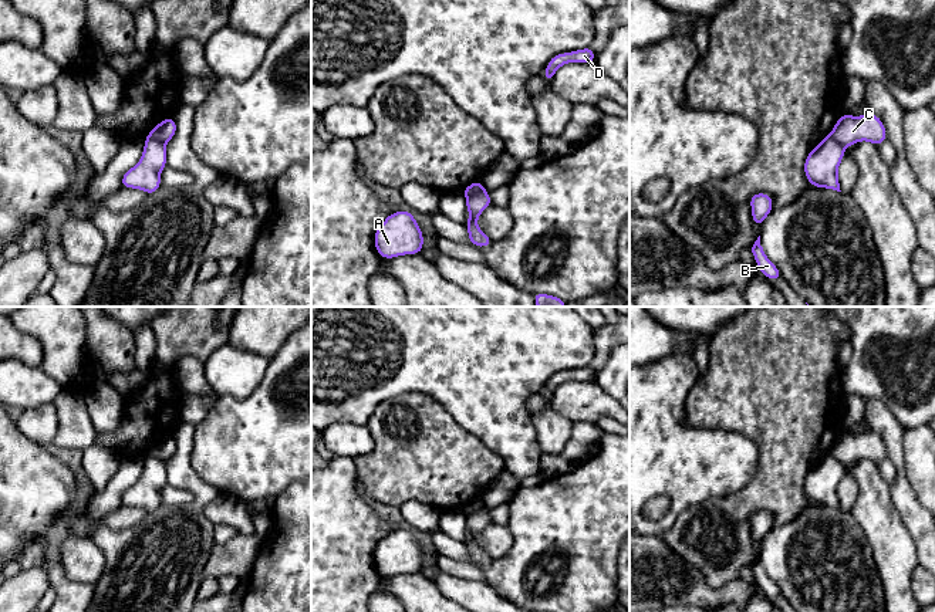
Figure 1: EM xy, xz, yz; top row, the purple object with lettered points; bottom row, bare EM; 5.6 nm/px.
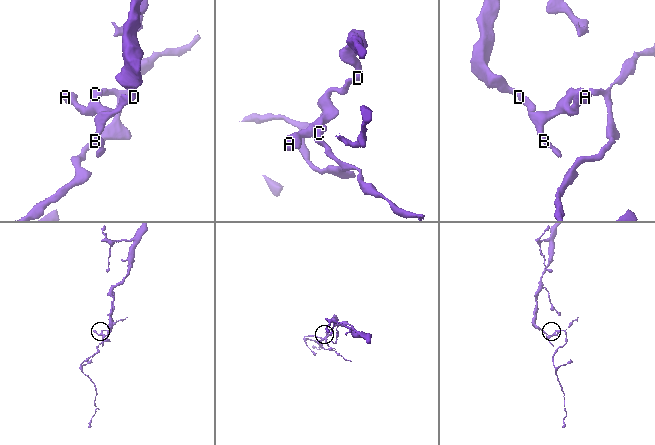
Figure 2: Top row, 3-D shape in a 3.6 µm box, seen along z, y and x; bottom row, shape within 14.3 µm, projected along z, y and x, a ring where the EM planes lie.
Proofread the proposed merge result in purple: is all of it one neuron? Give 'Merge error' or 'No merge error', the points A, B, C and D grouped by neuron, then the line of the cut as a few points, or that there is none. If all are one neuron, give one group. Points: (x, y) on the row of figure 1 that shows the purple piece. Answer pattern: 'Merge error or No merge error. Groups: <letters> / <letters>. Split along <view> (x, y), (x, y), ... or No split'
Merge error. Groups: A B D / C. Split along xz (483, 189), (466, 198)

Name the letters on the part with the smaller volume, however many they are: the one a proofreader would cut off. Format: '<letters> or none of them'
C

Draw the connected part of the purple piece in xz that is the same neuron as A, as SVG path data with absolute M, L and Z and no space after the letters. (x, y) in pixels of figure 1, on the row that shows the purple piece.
M408 210L391 213L374 236L375 248L382 258L422 253L423 234Z

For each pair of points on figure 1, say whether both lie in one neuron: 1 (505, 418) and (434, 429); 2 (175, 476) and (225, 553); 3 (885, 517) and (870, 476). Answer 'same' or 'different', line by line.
1: different
2: different
3: same

